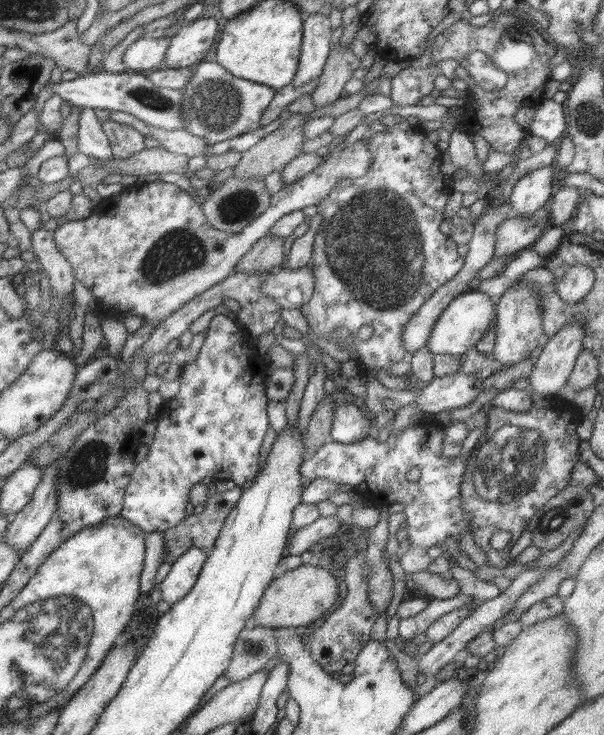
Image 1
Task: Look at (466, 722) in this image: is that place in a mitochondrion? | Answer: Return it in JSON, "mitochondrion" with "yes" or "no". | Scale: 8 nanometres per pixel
{"mitochondrion":"no"}

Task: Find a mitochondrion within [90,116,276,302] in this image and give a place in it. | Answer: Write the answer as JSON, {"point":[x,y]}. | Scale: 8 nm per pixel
{"point":[179,252]}

